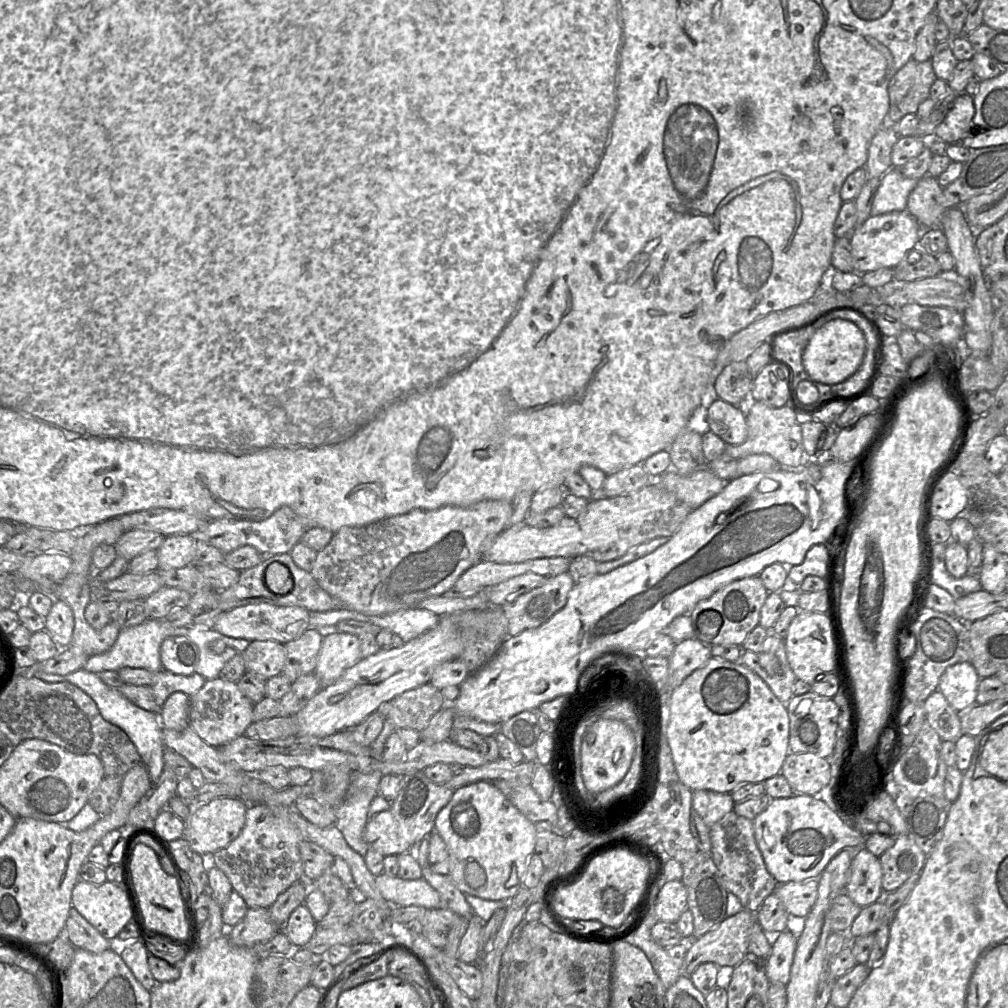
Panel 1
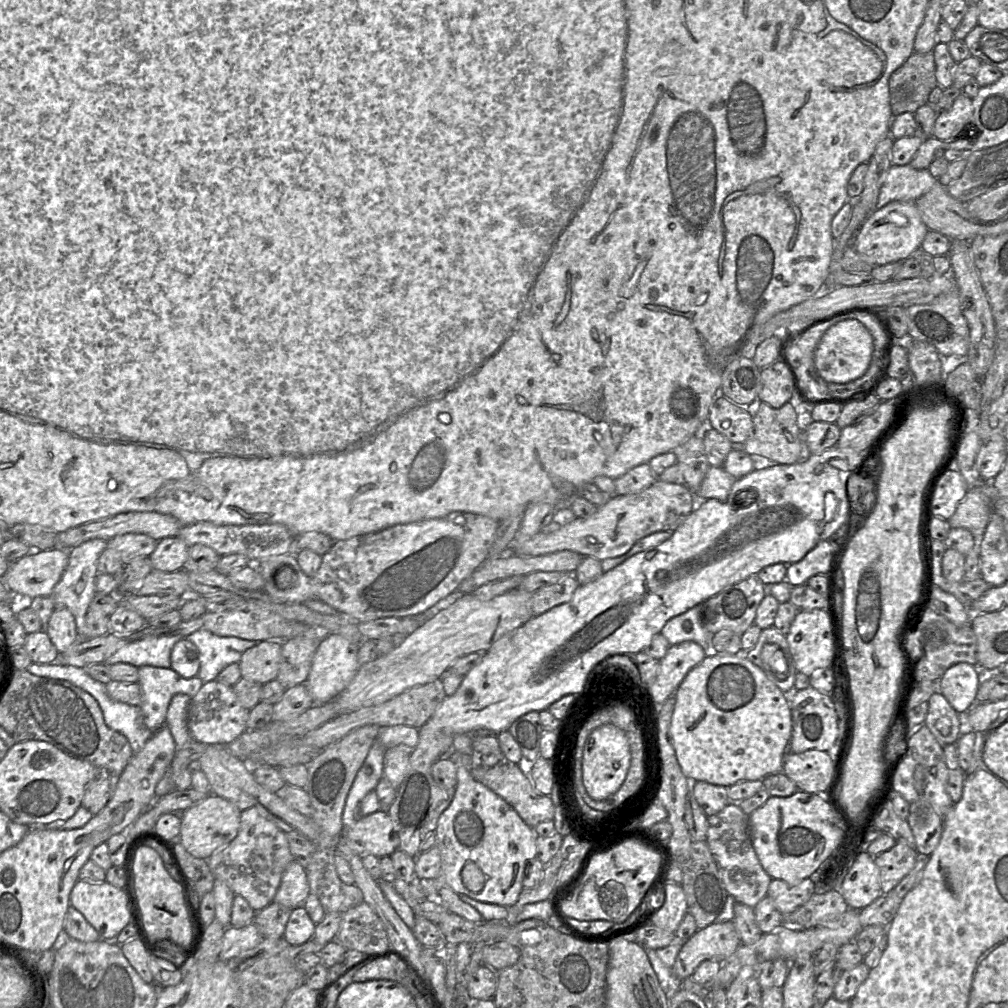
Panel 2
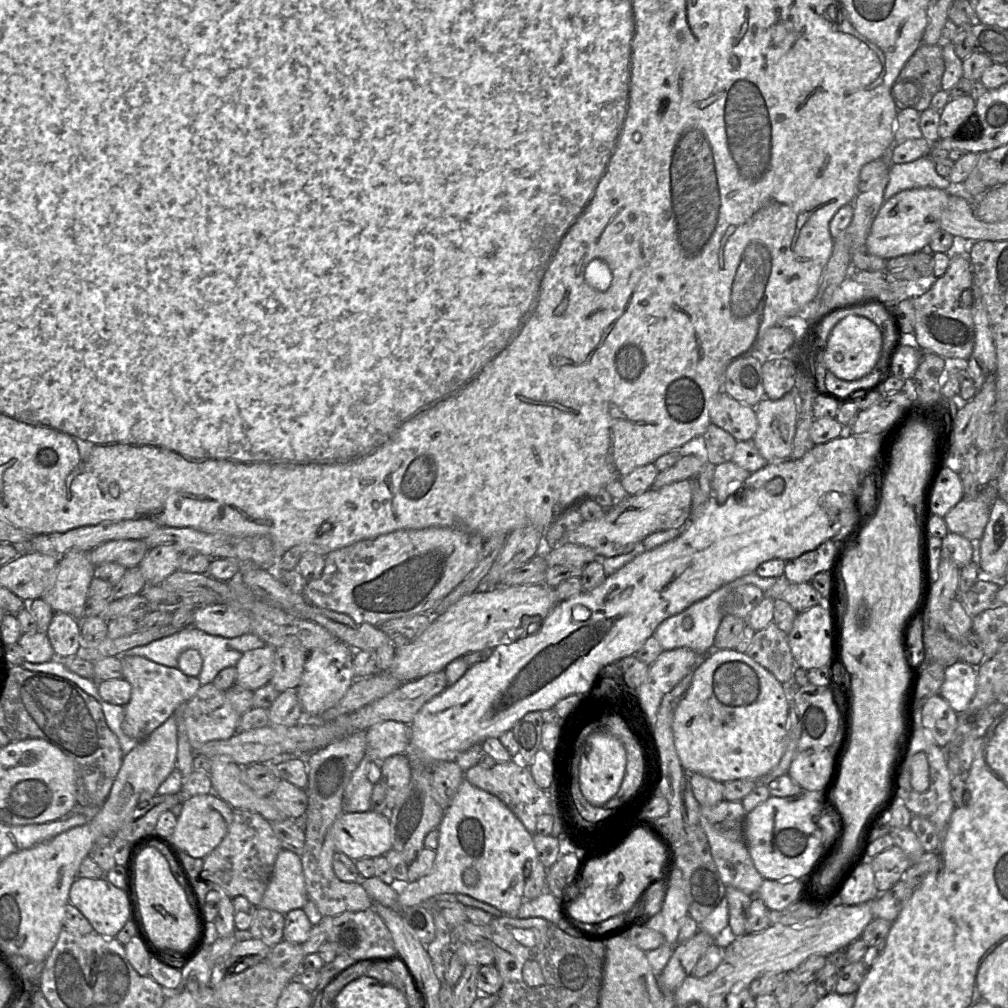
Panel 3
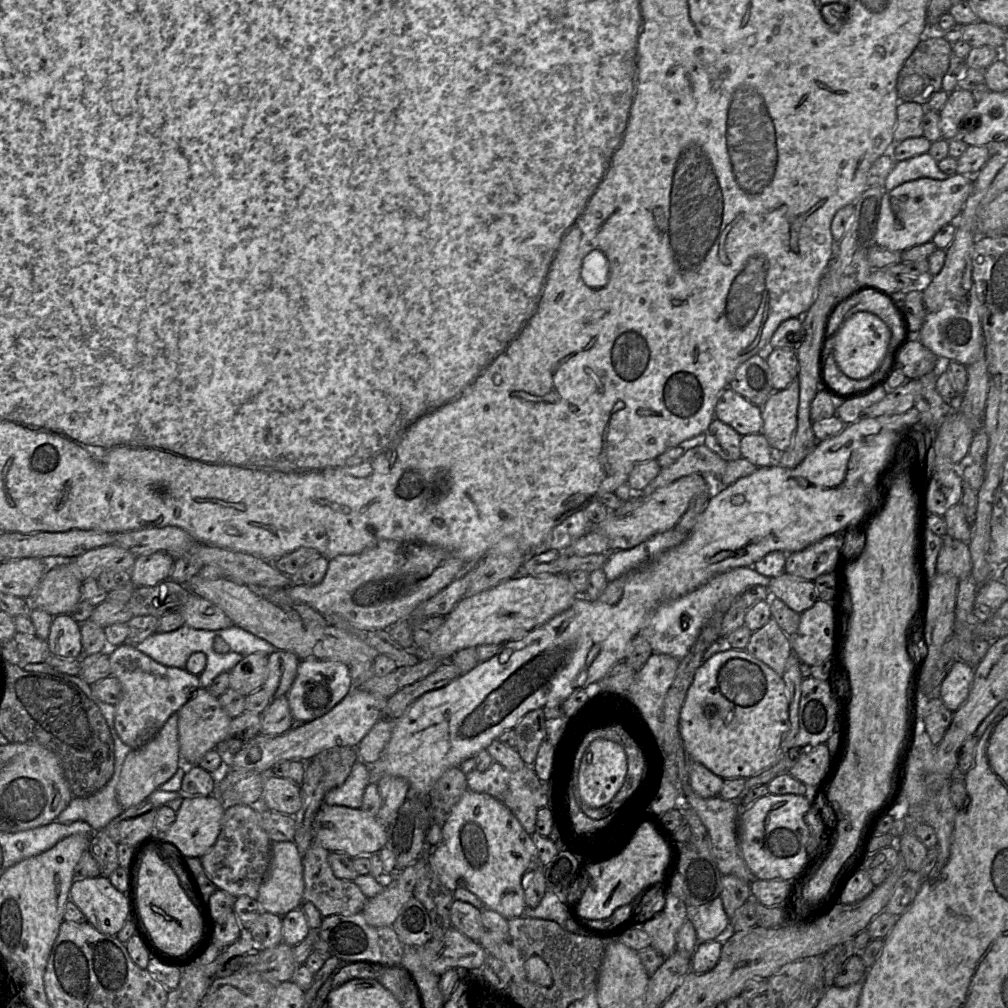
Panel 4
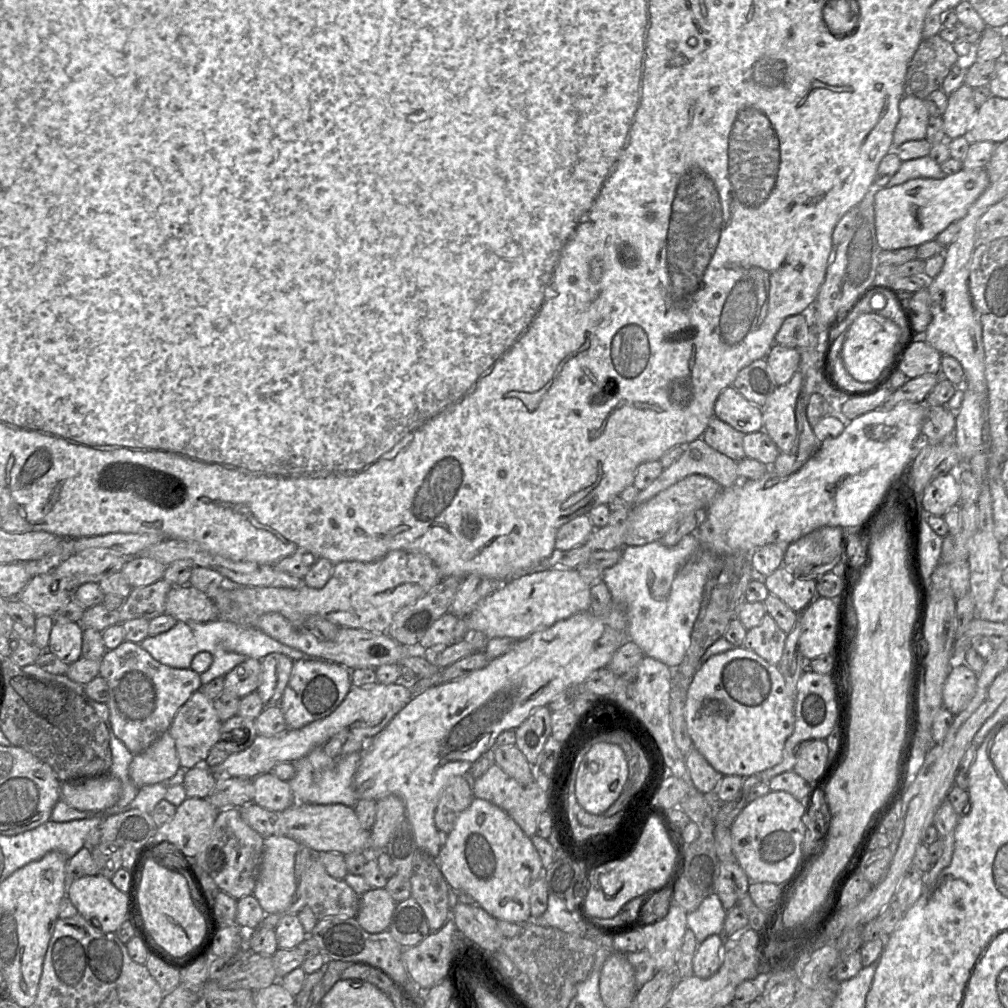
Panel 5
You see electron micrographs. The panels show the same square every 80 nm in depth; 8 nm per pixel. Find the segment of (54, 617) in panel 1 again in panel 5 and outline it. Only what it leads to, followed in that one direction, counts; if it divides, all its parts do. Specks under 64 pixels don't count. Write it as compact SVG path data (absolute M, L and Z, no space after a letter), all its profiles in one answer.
M55 621L47 650L67 664L81 657L83 628L79 622Z

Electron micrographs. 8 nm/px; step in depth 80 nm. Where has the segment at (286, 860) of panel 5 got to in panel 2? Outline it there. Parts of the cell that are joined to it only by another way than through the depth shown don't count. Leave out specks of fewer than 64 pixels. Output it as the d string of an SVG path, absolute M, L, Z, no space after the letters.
M293 859L285 868L274 901L290 909L303 906L309 895L309 883L305 869Z

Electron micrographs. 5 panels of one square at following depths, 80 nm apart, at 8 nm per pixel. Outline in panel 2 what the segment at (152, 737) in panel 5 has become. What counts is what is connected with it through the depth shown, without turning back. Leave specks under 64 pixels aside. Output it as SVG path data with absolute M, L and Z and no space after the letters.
M141 666L138 675L142 691L139 707L143 723L151 731L165 724L168 706L174 695L185 694L192 698L204 684L198 676L183 678L171 668Z

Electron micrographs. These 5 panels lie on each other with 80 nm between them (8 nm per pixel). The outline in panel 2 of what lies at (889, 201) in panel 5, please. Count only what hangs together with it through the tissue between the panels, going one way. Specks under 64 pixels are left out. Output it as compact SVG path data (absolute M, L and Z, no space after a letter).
M892 201L869 214L857 234L854 248L871 265L903 261L921 248L928 230L915 201Z

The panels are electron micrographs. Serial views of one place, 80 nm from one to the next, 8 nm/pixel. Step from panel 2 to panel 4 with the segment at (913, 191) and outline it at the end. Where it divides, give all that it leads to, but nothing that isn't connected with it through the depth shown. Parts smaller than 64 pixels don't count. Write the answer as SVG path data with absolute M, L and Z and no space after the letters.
M927 153L899 161L887 176L883 185L884 192L919 178L945 180L949 176L938 168L937 162Z

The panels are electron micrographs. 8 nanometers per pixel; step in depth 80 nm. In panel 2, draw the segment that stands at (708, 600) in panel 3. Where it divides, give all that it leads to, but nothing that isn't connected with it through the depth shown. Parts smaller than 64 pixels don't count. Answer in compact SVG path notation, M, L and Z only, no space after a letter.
M701 604L696 605L683 614L671 618L662 628L662 634L670 646L685 641L693 641L709 648L713 634L701 623Z

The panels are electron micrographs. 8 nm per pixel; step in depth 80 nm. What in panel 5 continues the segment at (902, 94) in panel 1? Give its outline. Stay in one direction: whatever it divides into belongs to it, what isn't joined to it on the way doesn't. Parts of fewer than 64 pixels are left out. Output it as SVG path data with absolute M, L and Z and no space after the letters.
M938 34L922 39L912 56L904 79L904 96L925 100L933 91L941 89L951 67L963 61L950 42Z

